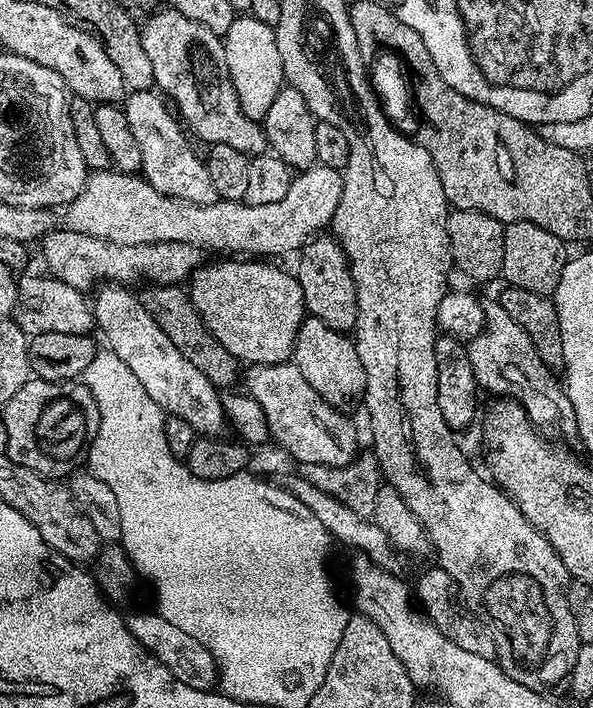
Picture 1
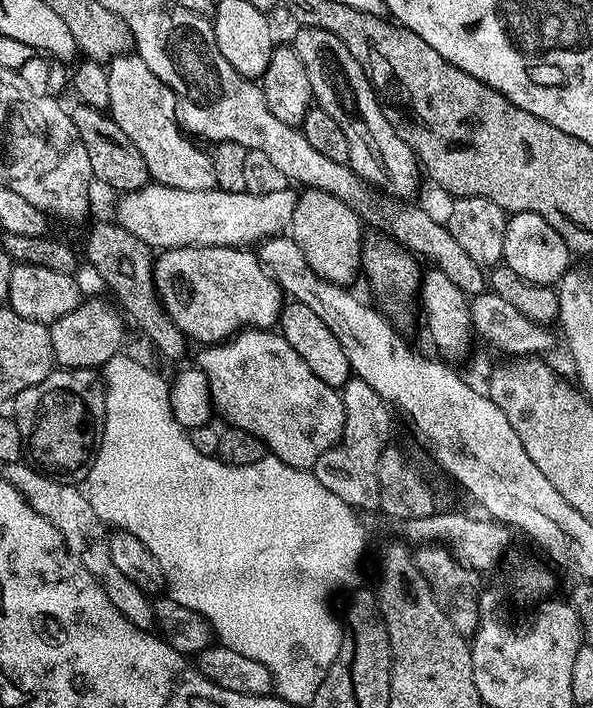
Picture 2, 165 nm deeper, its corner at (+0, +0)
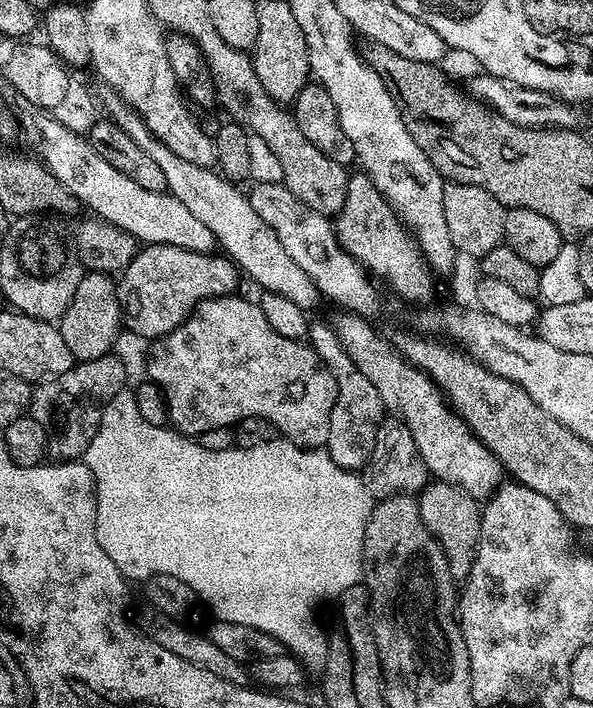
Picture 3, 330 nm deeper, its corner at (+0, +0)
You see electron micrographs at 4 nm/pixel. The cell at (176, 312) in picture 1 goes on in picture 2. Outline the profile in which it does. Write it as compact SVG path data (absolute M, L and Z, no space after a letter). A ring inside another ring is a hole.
M119 222L111 223L96 224L88 232L84 252L88 255L93 270L100 275L101 282L116 295L115 303L122 309L123 315L129 321L132 319L144 331L145 338L166 359L182 359L186 338L182 330L178 330L178 326L174 326L174 322L164 313L164 307L156 297L156 289L152 283L153 249L146 242L134 238L134 234L130 234L130 230L126 230Z

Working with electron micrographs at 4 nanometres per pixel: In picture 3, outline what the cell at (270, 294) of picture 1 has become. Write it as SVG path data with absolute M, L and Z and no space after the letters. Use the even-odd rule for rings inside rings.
M150 244L141 247L124 271L118 276L118 291L120 293L120 311L122 324L136 336L145 336L148 342L155 342L161 336L173 332L185 318L196 311L203 300L212 300L215 296L230 296L237 291L236 283L242 280L241 273L235 264L222 254L207 252L191 252L178 246L165 244Z

